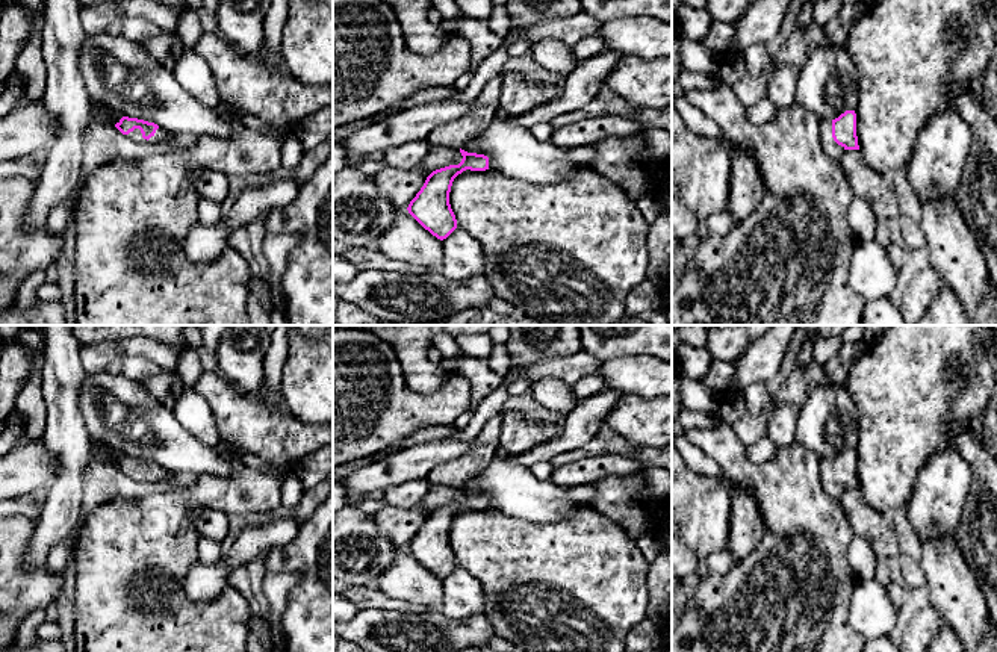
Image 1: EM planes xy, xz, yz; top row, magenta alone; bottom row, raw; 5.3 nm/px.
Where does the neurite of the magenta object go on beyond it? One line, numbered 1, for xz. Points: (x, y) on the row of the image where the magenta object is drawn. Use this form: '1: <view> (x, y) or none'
1: none

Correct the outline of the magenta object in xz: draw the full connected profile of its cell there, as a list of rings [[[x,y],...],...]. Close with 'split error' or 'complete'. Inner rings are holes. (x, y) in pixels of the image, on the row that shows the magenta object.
[[[461,148],[460,153],[463,156],[461,162],[433,171],[407,207],[408,213],[440,241],[457,228],[457,219],[449,204],[454,179],[466,169],[489,169],[487,156],[467,153]]]; complete

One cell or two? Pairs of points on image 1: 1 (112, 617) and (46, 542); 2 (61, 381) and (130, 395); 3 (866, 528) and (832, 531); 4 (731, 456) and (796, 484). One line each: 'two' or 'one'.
1: two
2: two
3: two
4: one

